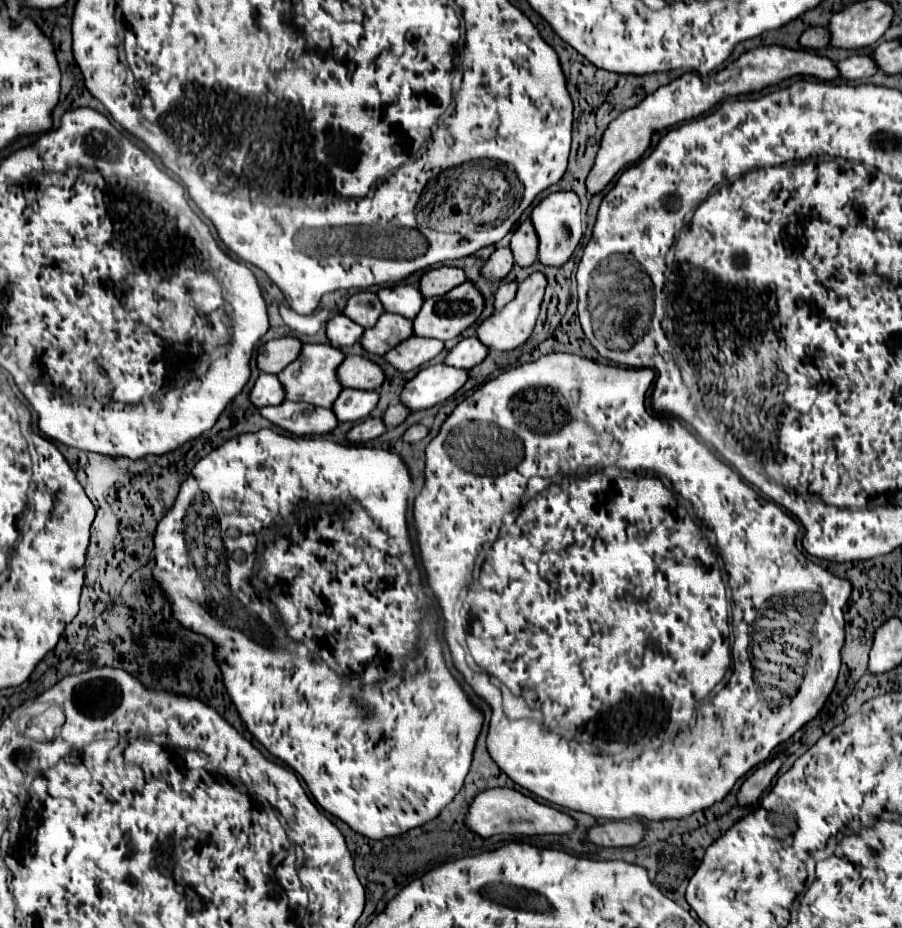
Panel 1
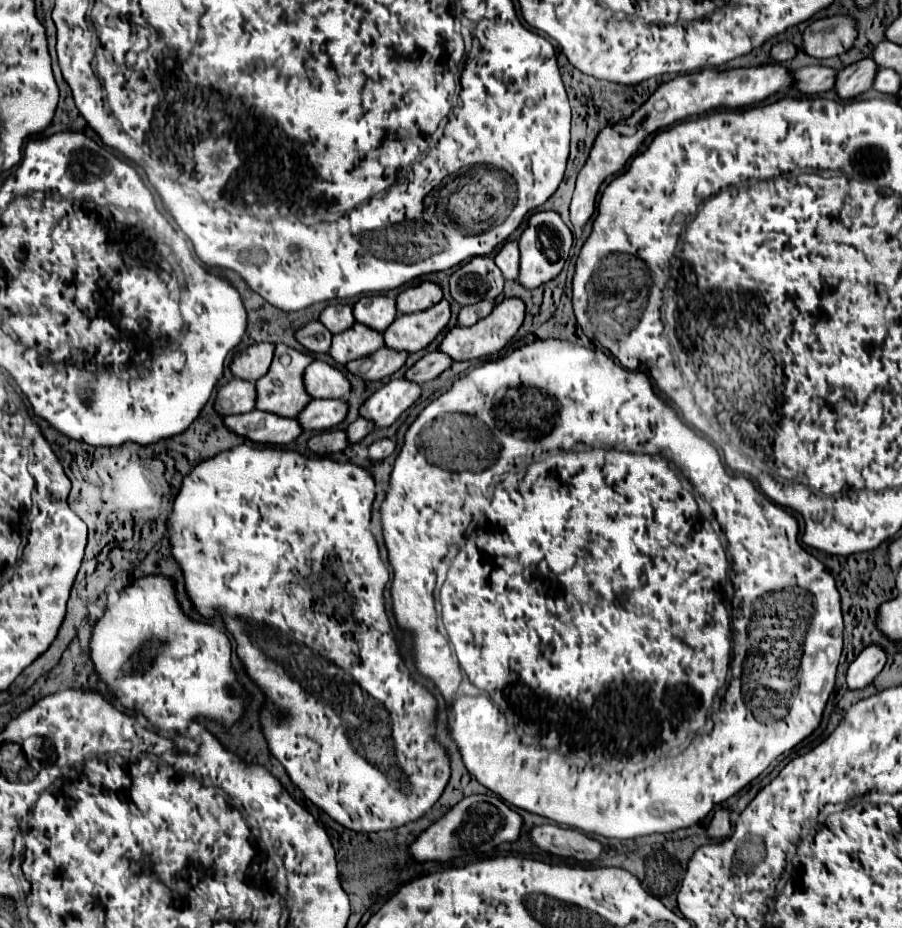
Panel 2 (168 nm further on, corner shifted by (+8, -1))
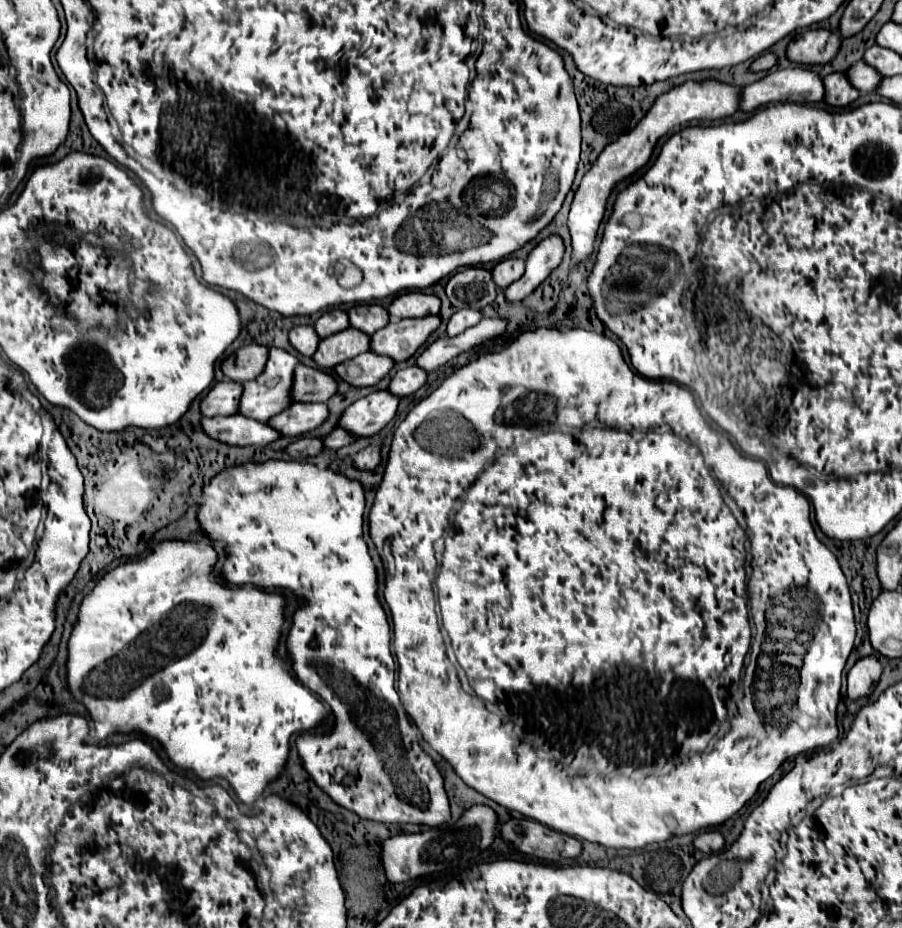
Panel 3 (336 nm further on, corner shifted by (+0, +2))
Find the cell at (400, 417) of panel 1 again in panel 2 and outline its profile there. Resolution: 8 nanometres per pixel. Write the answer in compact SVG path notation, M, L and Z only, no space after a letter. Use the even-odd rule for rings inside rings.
M357 418L345 432L347 432L347 438L351 440L351 444L355 444L355 442L363 440L371 430L373 430L373 422L363 420L363 418Z

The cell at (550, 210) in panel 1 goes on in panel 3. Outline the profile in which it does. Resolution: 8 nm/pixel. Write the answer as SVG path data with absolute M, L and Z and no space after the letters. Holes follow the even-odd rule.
M551 233L541 243L537 243L535 249L527 255L525 275L505 289L507 299L517 303L527 295L531 295L561 265L563 253L565 253L565 243L563 237L557 233Z

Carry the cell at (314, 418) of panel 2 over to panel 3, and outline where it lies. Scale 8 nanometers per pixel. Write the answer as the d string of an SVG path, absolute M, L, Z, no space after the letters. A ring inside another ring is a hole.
M293 403L293 407L281 411L275 419L269 419L269 423L285 437L301 437L317 429L327 417L329 407L325 403Z

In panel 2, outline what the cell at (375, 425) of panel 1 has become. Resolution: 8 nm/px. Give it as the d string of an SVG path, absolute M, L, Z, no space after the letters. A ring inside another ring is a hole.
M343 430L321 432L321 434L315 434L313 438L309 438L309 442L307 442L307 450L315 452L319 456L339 452L339 450L343 450L347 446L349 446L349 442L347 442L347 436L345 436Z

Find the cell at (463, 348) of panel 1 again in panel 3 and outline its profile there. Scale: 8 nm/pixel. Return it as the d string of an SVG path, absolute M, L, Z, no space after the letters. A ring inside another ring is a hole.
M411 365L411 367L401 369L401 371L395 373L395 377L393 377L389 389L391 389L395 395L405 397L405 395L411 395L411 393L415 393L417 389L421 389L421 387L425 385L425 381L427 381L427 371L421 369L419 365Z

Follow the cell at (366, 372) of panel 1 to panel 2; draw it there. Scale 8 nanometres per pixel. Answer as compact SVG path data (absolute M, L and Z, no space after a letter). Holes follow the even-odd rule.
M311 362L311 366L307 366L303 386L311 398L343 398L351 388L345 374L325 362Z

